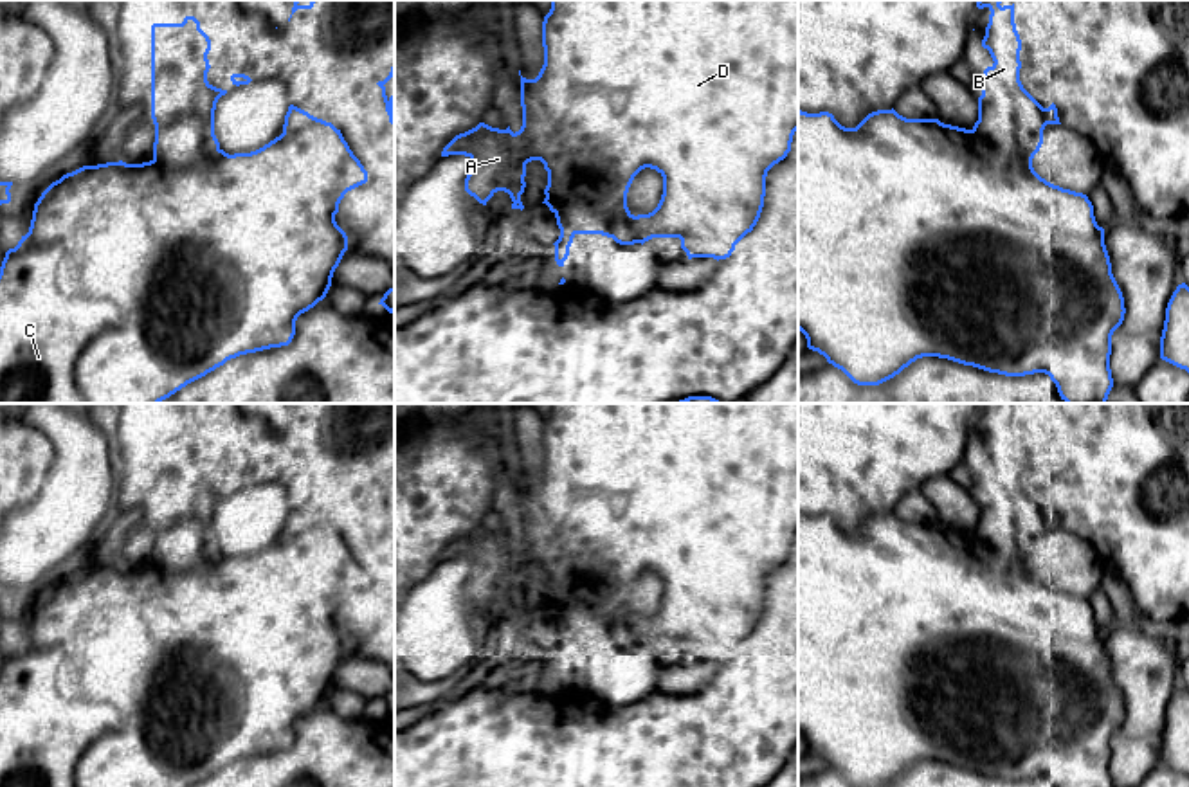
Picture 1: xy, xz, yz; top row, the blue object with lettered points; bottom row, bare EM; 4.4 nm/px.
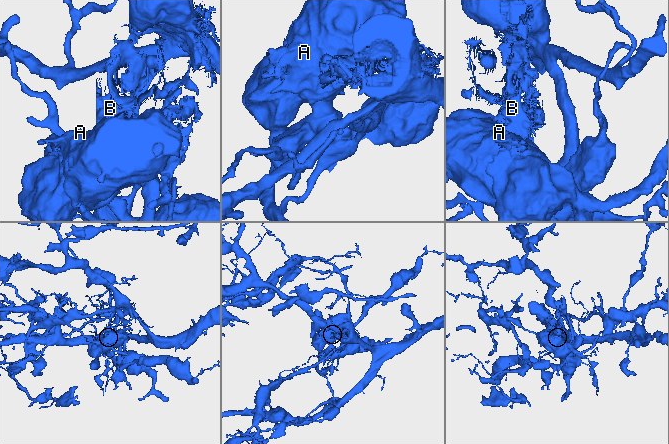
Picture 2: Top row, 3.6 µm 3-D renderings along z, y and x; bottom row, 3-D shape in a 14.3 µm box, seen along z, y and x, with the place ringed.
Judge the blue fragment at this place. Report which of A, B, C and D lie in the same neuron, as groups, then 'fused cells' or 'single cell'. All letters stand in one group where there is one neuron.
A C D / B; fused cells

